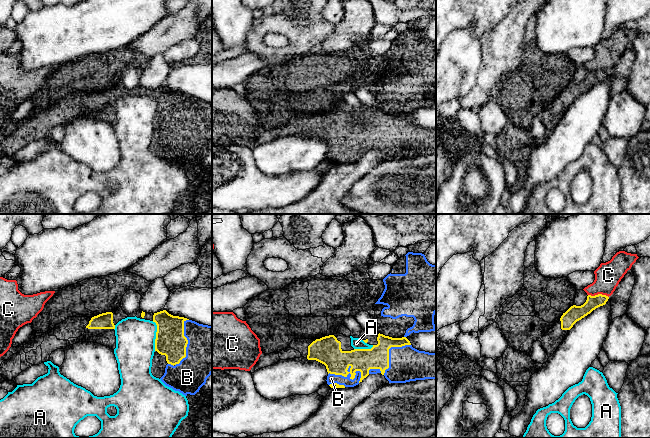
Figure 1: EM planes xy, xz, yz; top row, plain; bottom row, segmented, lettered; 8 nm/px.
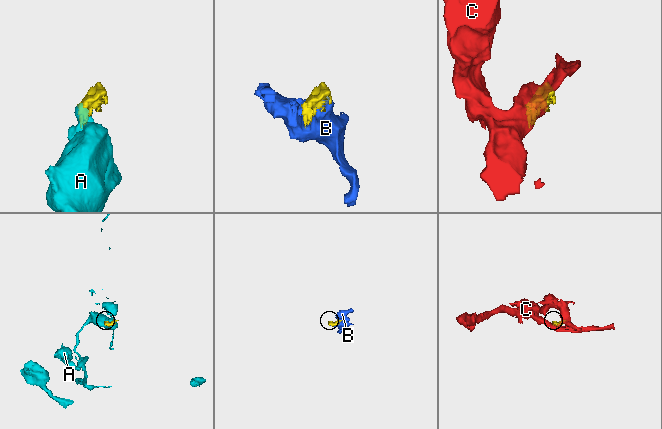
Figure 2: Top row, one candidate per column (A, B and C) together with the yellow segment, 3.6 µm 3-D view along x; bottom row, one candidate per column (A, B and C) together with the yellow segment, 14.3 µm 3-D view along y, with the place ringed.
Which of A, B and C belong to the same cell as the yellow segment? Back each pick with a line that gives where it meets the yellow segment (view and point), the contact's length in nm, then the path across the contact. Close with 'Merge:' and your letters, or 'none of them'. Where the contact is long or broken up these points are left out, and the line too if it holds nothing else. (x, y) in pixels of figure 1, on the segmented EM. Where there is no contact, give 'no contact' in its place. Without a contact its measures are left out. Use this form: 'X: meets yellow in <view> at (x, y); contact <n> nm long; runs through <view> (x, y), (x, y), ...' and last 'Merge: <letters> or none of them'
B: meets yellow in xz at (350, 373); contact 280 nm long
Merge: B

